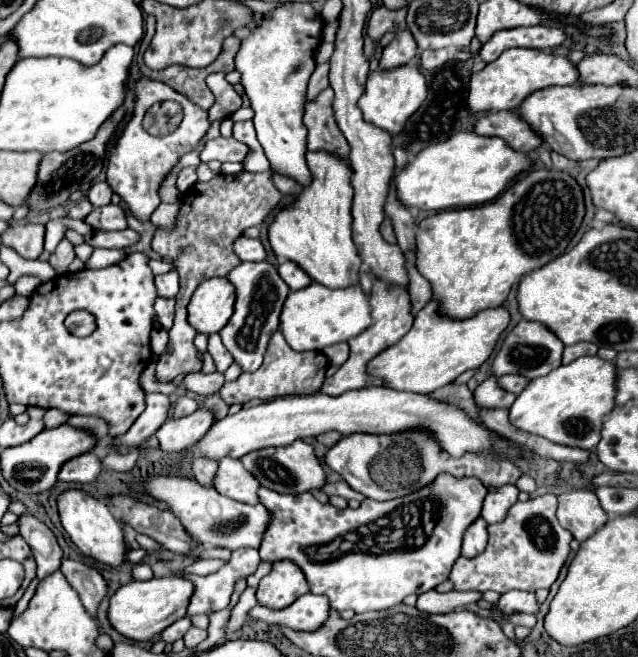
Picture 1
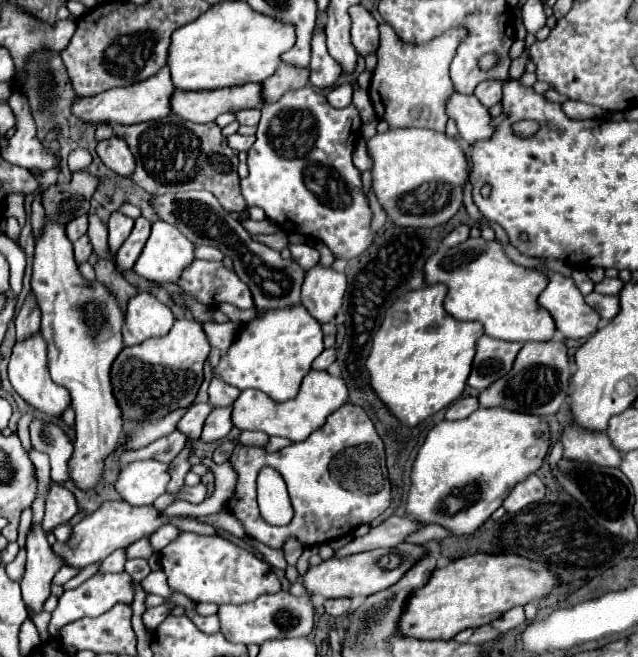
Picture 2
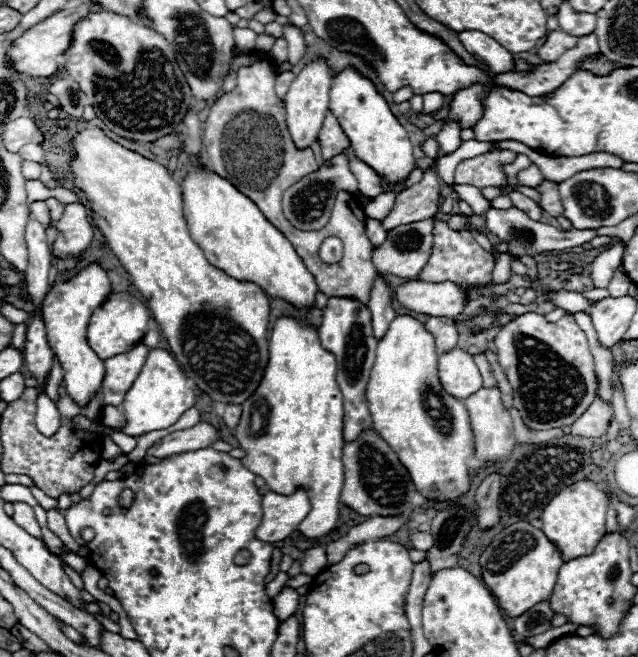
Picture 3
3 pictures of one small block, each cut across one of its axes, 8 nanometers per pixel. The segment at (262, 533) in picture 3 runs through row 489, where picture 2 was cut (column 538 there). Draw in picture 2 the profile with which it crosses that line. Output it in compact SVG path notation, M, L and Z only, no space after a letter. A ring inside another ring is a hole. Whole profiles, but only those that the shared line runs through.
M548 272L548 278L550 282L542 296L538 296L538 304L552 314L556 328L568 340L586 340L592 336L602 320L600 314L584 302L572 278L556 272Z

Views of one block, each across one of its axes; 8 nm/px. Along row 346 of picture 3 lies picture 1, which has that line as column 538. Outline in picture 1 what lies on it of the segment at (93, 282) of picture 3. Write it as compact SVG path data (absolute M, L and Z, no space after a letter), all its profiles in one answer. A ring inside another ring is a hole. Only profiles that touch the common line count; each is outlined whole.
M510 48L508 52L502 52L502 56L496 62L472 74L468 90L468 110L472 114L490 110L514 110L530 96L530 92L548 86L572 86L572 84L578 84L578 72L568 58L552 56L544 50Z

